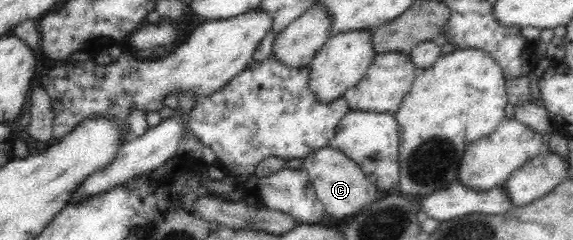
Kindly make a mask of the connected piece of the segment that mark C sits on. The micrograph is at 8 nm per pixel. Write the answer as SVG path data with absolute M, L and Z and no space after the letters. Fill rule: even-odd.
M326 146L313 151L304 158L302 167L307 169L310 183L324 205L325 213L332 217L342 219L354 215L364 205L378 199L378 188L366 177L362 168L336 148Z

